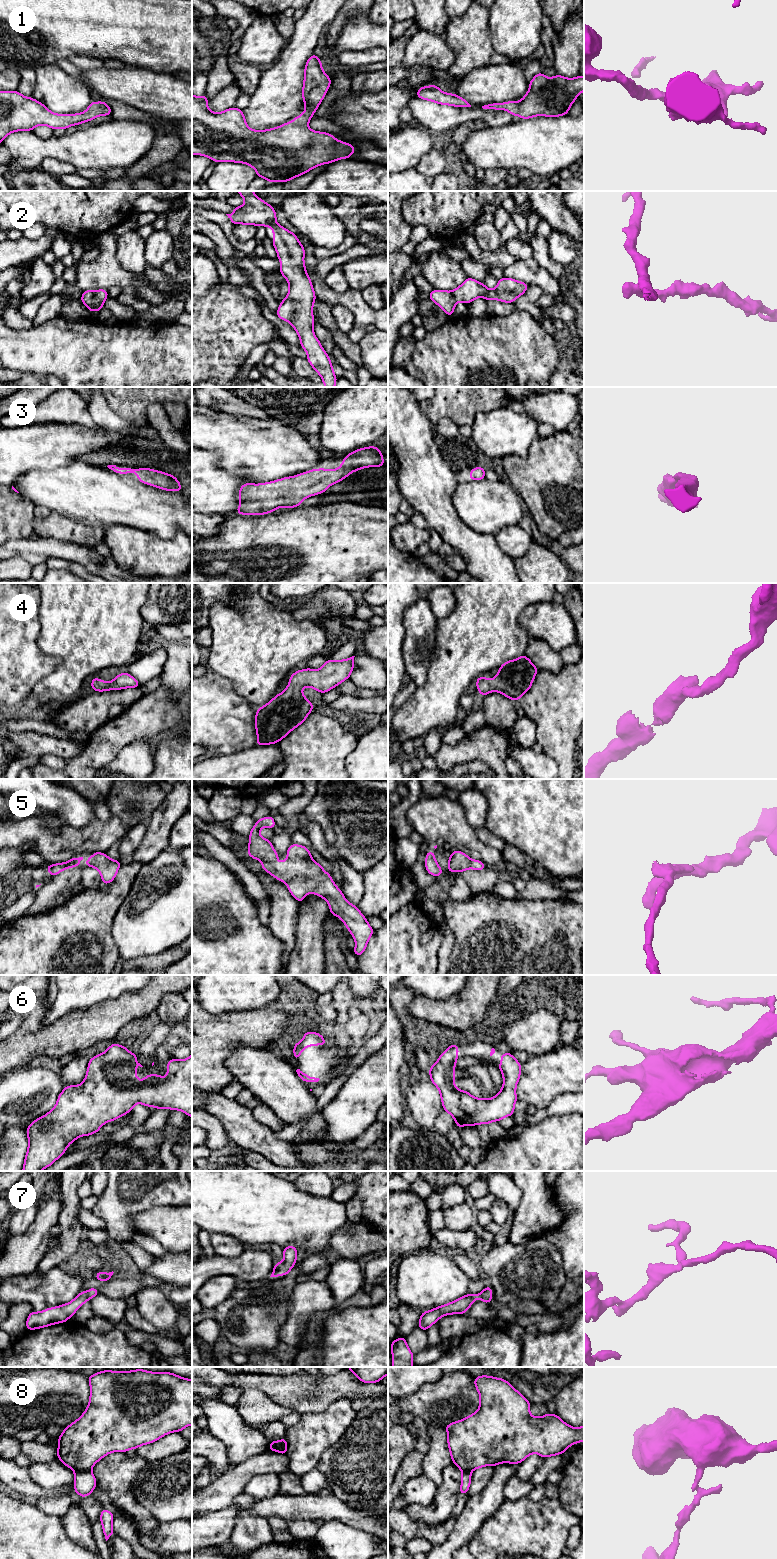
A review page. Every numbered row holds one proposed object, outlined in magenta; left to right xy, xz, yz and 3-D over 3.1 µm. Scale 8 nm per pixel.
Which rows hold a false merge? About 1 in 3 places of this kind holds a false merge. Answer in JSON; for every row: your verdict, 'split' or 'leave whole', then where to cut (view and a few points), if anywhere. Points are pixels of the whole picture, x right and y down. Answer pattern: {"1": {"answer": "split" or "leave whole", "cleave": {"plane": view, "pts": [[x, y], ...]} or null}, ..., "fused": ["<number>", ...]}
{"1": {"answer": "leave whole", "cleave": null}, "2": {"answer": "leave whole", "cleave": null}, "3": {"answer": "leave whole", "cleave": null}, "4": {"answer": "leave whole", "cleave": null}, "5": {"answer": "leave whole", "cleave": null}, "6": {"answer": "leave whole", "cleave": null}, "7": {"answer": "leave whole", "cleave": null}, "8": {"answer": "split", "cleave": {"plane": "xz", "pts": [[271, 1444], [273, 1447], [276, 1444], [282, 1444], [286, 1447]]}}, "fused": ["8"]}

